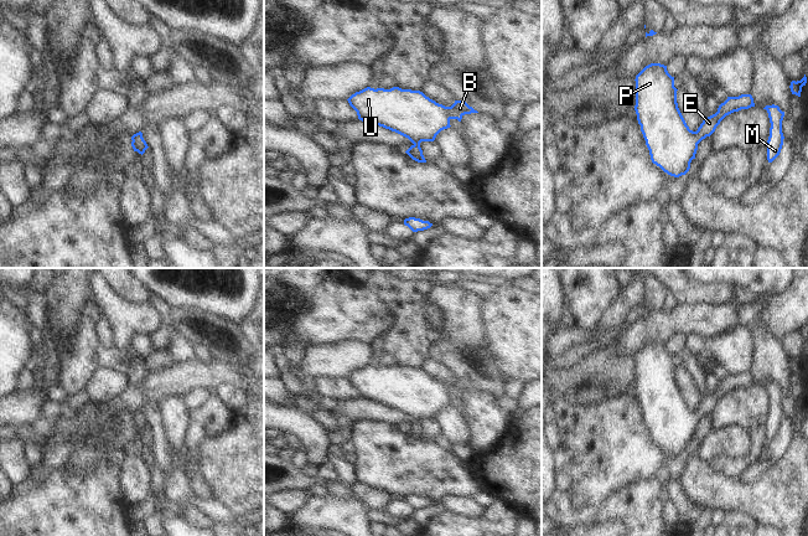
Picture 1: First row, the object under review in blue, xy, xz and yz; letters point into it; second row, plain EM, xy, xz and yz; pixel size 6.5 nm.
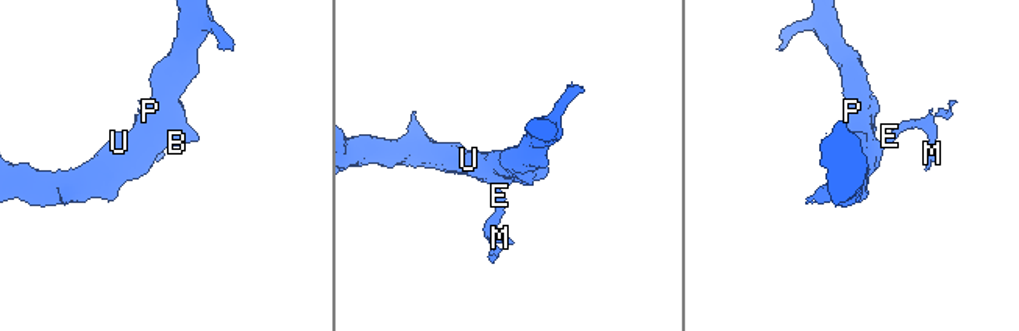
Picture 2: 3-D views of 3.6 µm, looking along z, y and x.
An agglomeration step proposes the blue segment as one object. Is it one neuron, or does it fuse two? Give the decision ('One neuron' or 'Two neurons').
One neuron

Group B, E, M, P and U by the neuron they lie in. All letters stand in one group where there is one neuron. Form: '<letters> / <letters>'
B E M P U

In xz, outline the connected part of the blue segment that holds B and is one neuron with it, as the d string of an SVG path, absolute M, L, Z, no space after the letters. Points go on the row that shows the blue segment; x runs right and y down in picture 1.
M367 87L347 100L359 120L408 138L413 145L405 153L418 163L426 163L420 148L421 141L434 141L441 130L451 127L451 119L461 122L465 114L478 113L463 100L455 100L451 107L445 107L420 91L399 87Z

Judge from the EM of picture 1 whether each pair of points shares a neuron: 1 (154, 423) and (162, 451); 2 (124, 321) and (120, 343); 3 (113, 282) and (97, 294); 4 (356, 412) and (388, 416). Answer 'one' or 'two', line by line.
1: one
2: one
3: two
4: one

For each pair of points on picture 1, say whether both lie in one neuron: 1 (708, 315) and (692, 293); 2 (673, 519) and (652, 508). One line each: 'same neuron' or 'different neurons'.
1: different neurons
2: different neurons

